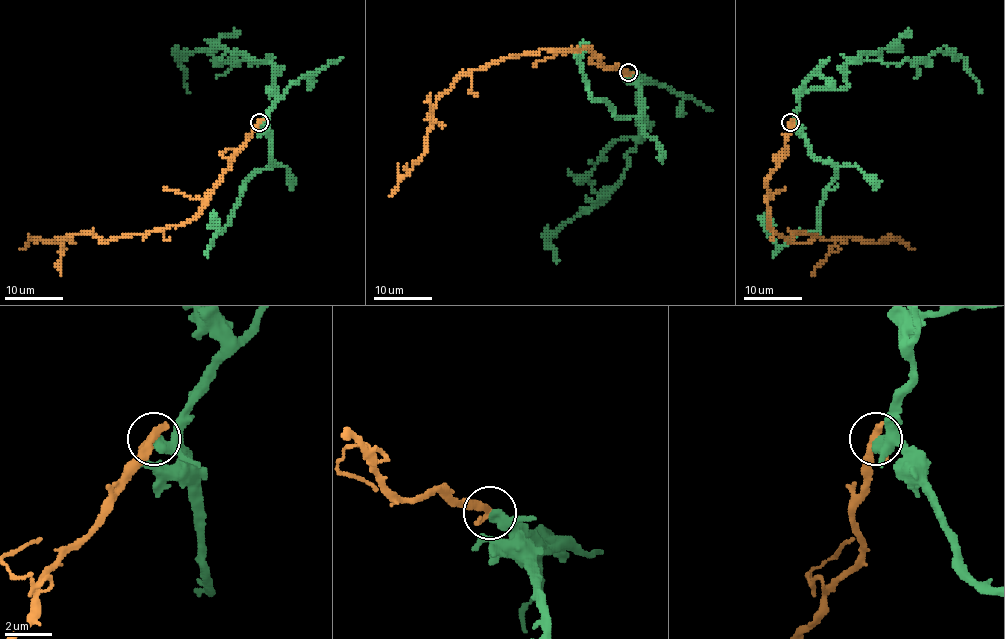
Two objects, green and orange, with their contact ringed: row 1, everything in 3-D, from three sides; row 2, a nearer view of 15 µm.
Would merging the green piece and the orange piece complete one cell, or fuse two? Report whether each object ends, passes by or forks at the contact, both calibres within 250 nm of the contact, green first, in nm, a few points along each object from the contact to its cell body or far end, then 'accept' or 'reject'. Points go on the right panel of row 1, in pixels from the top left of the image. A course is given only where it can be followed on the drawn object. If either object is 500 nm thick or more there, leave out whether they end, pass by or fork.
green ends there; orange passes by; 460 nm thick on the green side, 280 nm on the other; green runs (790, 123), (803, 92), (843, 89), (844, 68), (860, 61), (927, 61), (950, 51), (963, 58), (980, 92); orange runs (790, 123), (787, 152), (766, 182), (771, 229), (788, 242), (796, 233), (812, 233), (897, 238), (915, 248); reject

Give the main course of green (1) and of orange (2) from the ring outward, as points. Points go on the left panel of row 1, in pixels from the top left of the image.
1: (258, 123), (276, 98), (267, 89), (276, 89), (270, 61), (220, 61), (185, 51), (176, 58), (189, 92)
2: (258, 123), (198, 213), (179, 224), (101, 242), (89, 233), (73, 233), (49, 242), (32, 238), (21, 248)

